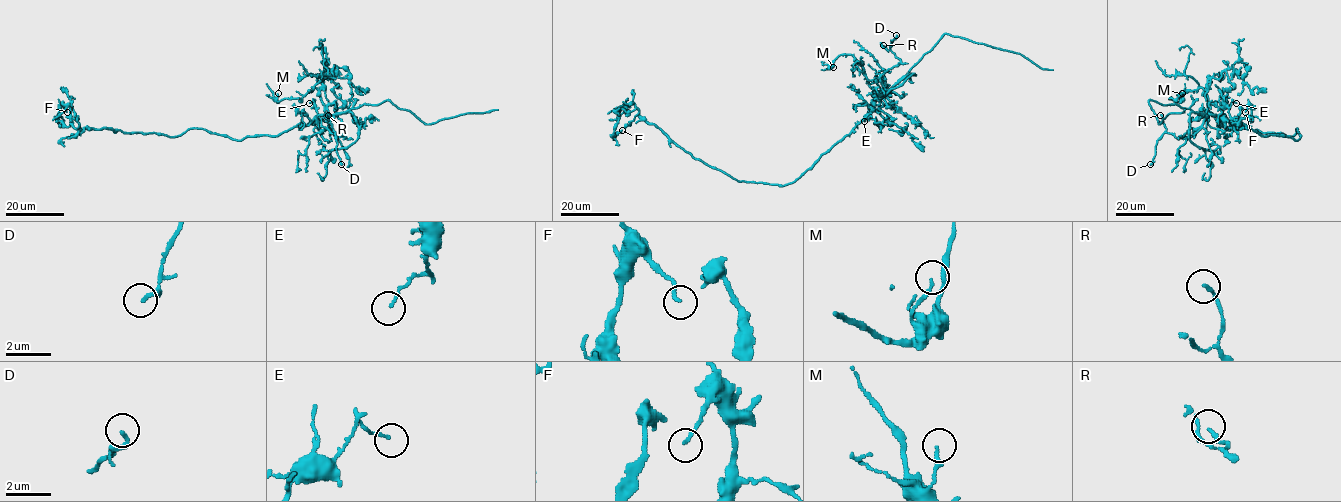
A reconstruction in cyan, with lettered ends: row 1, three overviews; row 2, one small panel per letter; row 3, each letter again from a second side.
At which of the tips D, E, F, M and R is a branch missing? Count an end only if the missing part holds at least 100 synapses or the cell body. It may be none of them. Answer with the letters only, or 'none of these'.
none of these

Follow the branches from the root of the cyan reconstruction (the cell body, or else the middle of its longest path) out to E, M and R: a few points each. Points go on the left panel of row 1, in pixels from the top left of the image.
E: (267, 135), (278, 136), (300, 123), (308, 125), (318, 113), (314, 101), (309, 103)
M: (267, 135), (278, 136), (300, 123), (308, 125), (324, 113), (315, 88), (300, 99), (278, 101), (278, 93)
R: (267, 135), (278, 136), (324, 115), (328, 118), (324, 129), (345, 137), (333, 130), (328, 115)

